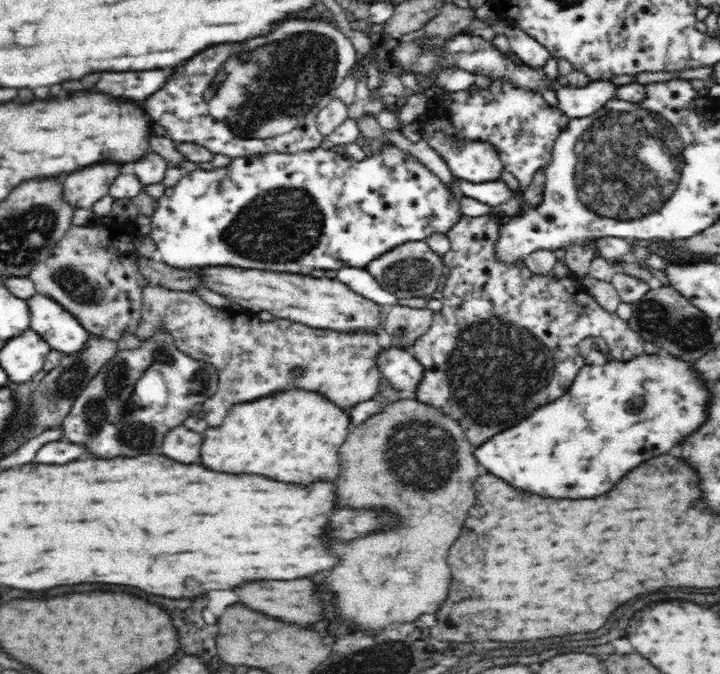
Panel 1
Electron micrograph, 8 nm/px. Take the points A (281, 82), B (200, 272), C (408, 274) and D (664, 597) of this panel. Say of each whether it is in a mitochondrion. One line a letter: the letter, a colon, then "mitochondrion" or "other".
A: mitochondrion
B: other
C: mitochondrion
D: other

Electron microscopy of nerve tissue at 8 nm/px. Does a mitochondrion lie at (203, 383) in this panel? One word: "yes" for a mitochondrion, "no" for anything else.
yes

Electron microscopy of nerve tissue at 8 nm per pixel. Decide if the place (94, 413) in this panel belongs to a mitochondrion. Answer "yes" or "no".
yes

